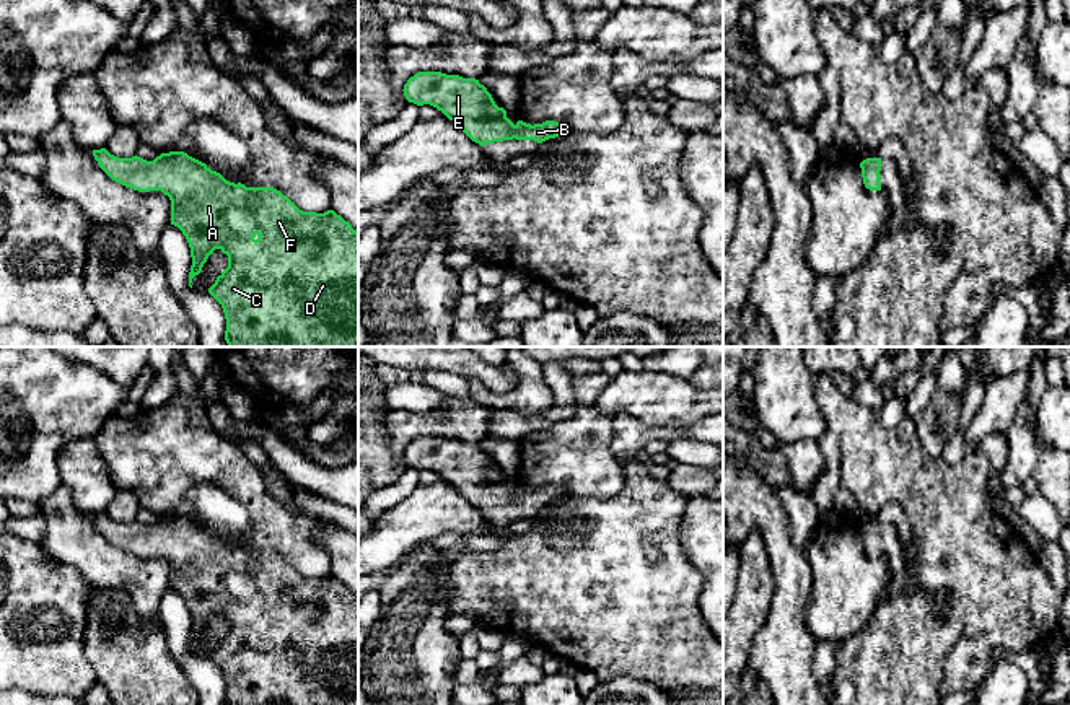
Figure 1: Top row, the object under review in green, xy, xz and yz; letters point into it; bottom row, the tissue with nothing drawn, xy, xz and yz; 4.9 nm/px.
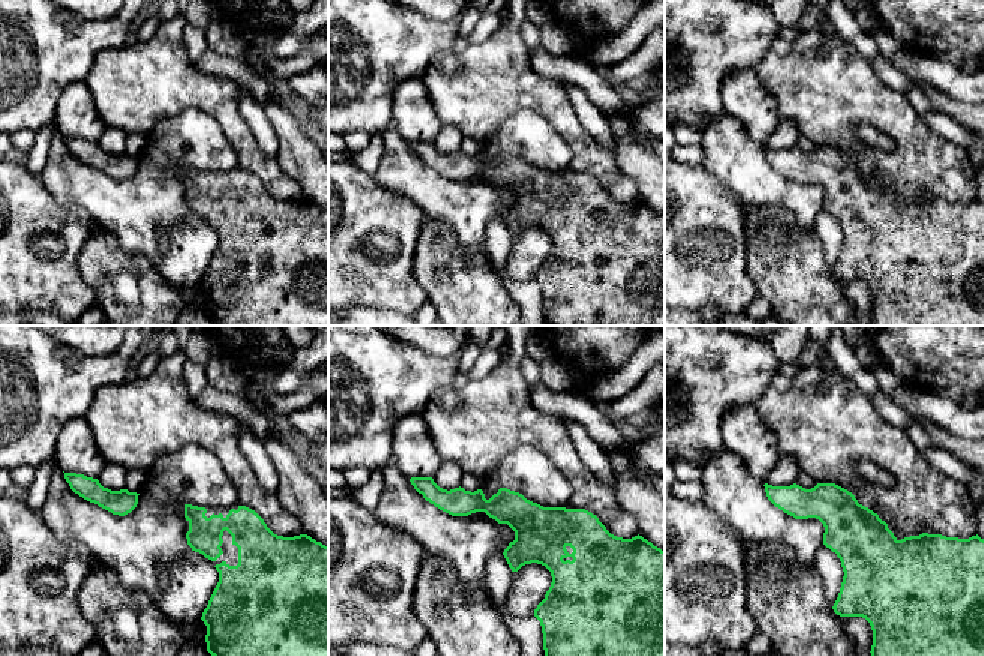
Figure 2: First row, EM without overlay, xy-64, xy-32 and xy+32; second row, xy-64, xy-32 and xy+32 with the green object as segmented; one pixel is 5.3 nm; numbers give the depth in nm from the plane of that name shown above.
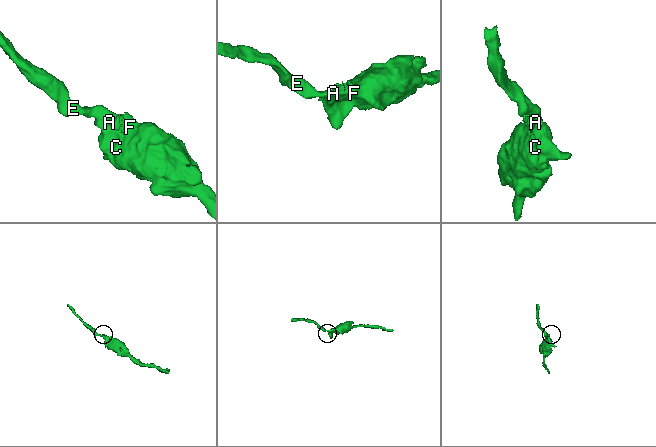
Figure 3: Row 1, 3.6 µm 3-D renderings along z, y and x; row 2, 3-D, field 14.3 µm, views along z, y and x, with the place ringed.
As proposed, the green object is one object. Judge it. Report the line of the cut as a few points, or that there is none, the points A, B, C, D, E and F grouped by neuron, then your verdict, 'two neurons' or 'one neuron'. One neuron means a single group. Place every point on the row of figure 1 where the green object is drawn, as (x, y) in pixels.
no cut; A B C D E F; one neuron

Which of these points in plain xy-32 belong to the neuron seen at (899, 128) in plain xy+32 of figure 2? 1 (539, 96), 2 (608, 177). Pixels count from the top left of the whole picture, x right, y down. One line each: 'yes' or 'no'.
1: yes
2: yes

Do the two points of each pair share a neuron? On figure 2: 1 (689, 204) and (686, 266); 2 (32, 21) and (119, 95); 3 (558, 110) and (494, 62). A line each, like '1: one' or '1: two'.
1: one
2: two
3: one

